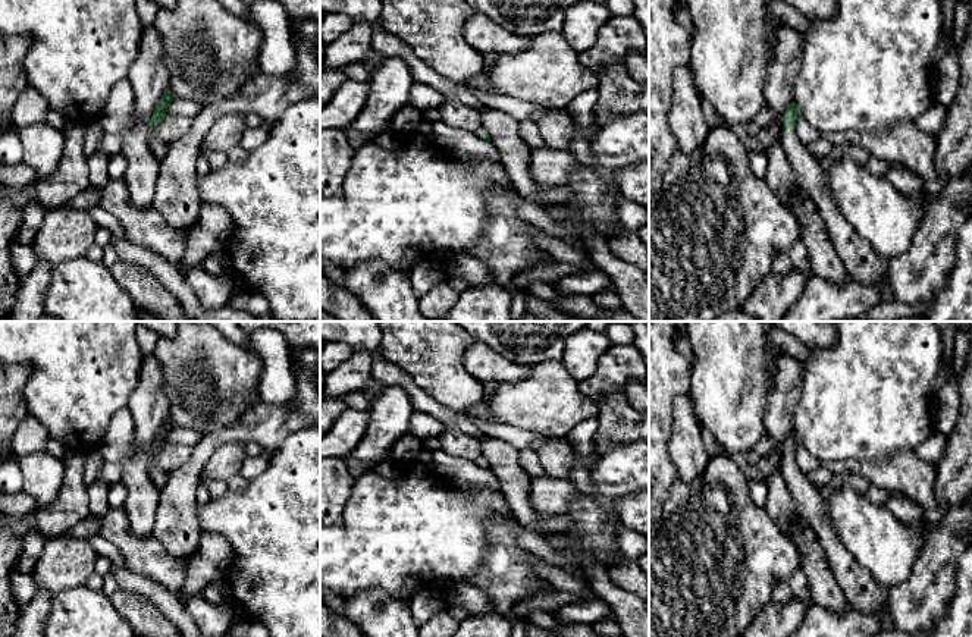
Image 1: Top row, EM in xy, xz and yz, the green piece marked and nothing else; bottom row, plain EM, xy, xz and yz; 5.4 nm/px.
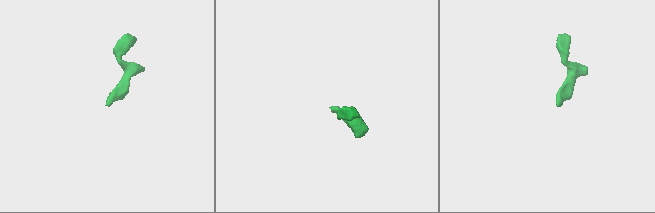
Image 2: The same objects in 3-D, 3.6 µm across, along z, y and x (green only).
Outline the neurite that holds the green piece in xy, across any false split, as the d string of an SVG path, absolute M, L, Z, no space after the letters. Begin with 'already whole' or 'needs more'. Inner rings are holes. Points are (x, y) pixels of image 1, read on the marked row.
needs more | M167 88L162 95L160 103L156 106L150 120L150 147L157 154L159 160L162 160L166 156L169 144L163 142L156 135L156 128L166 117L166 110L173 100L175 97Z

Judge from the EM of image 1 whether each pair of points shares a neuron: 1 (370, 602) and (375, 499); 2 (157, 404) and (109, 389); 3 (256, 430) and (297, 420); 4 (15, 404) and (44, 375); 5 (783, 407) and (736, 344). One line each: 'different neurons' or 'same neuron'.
1: different neurons
2: different neurons
3: same neuron
4: different neurons
5: different neurons

